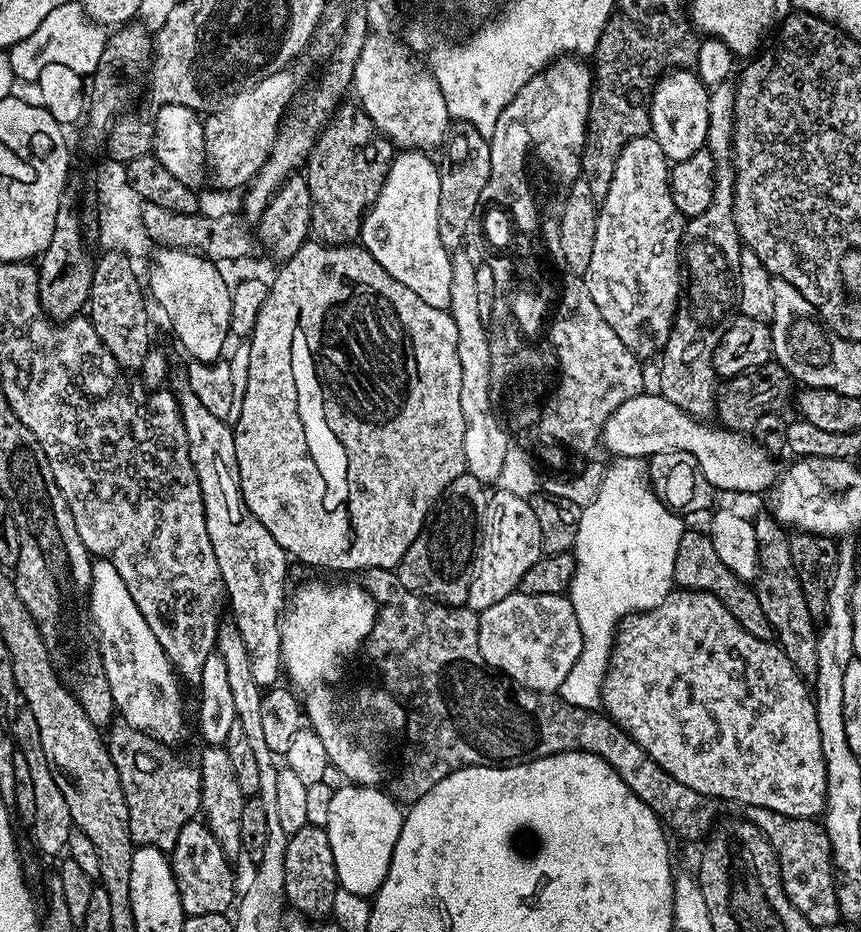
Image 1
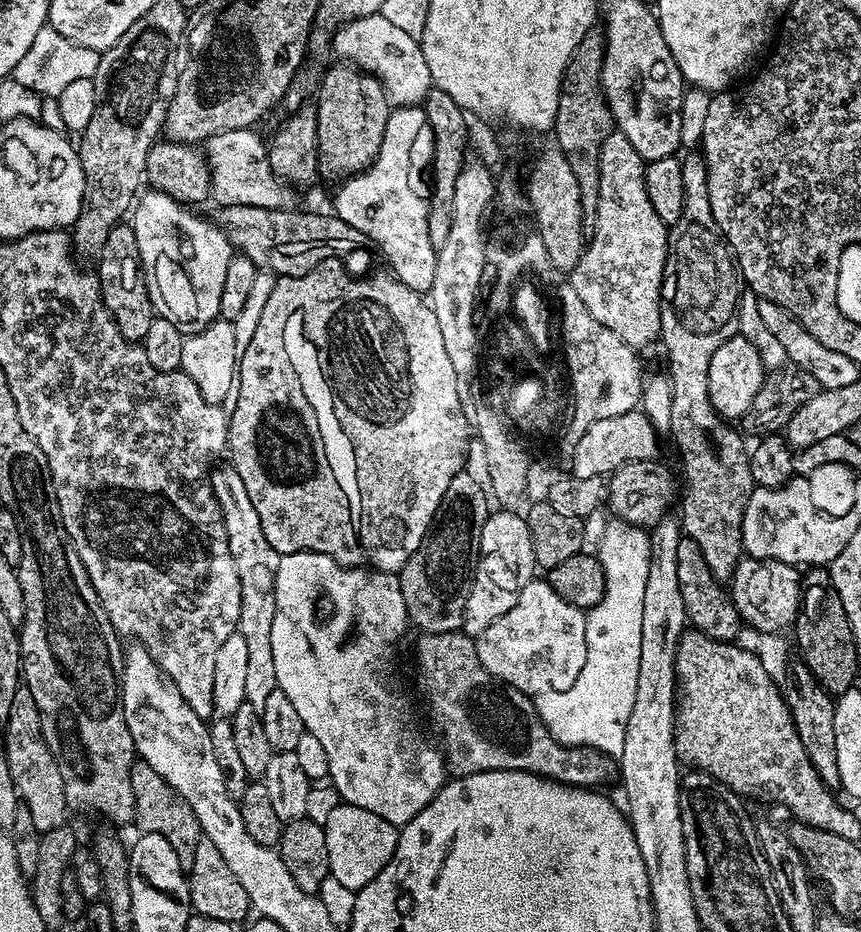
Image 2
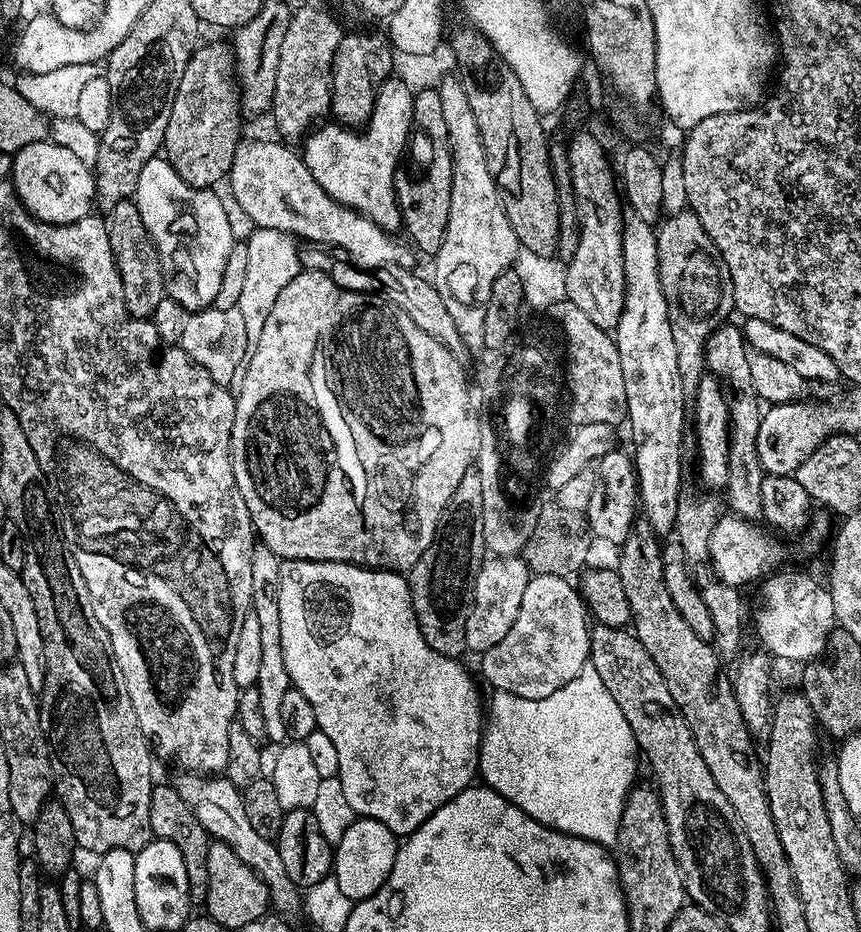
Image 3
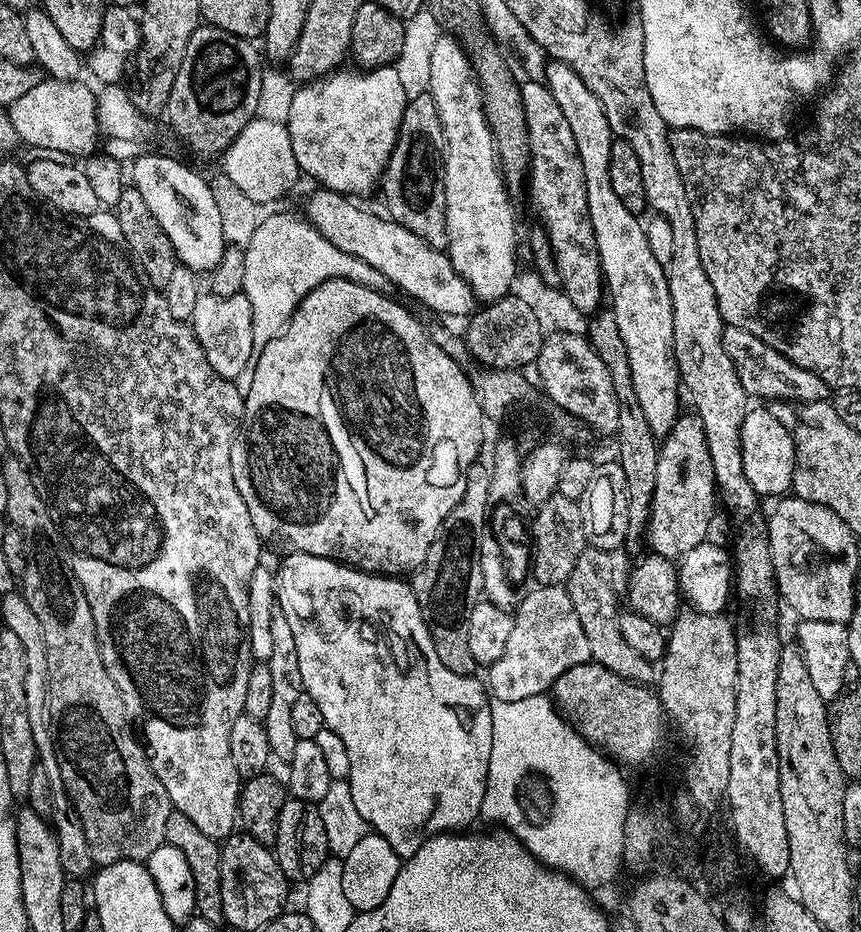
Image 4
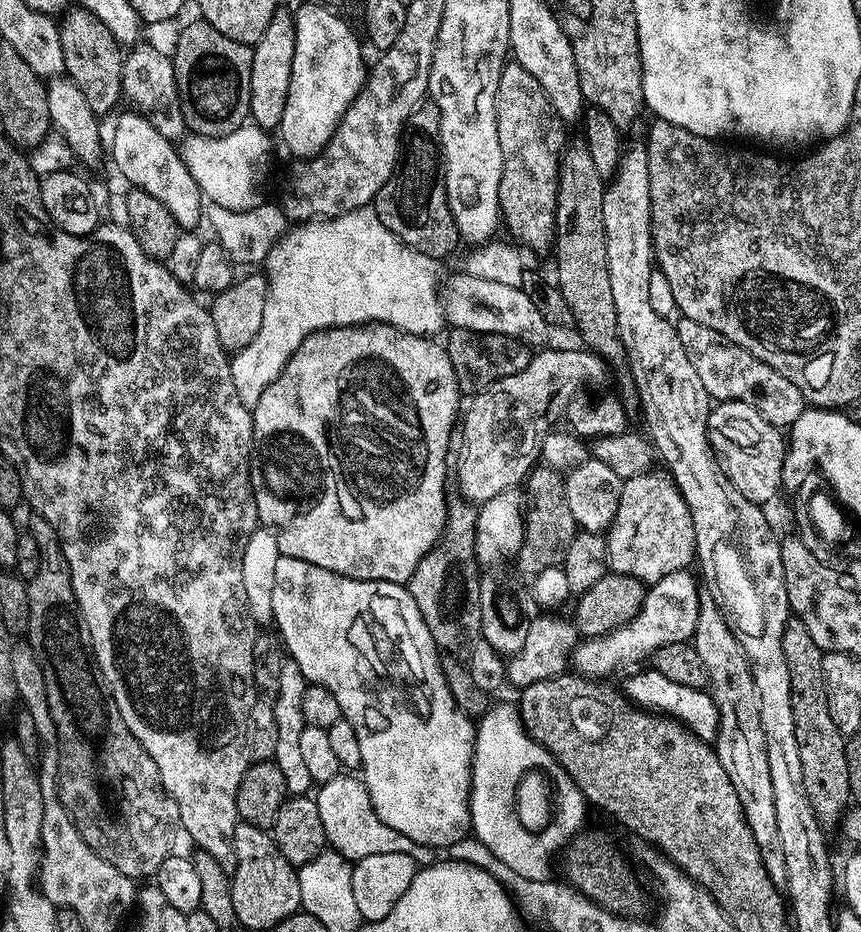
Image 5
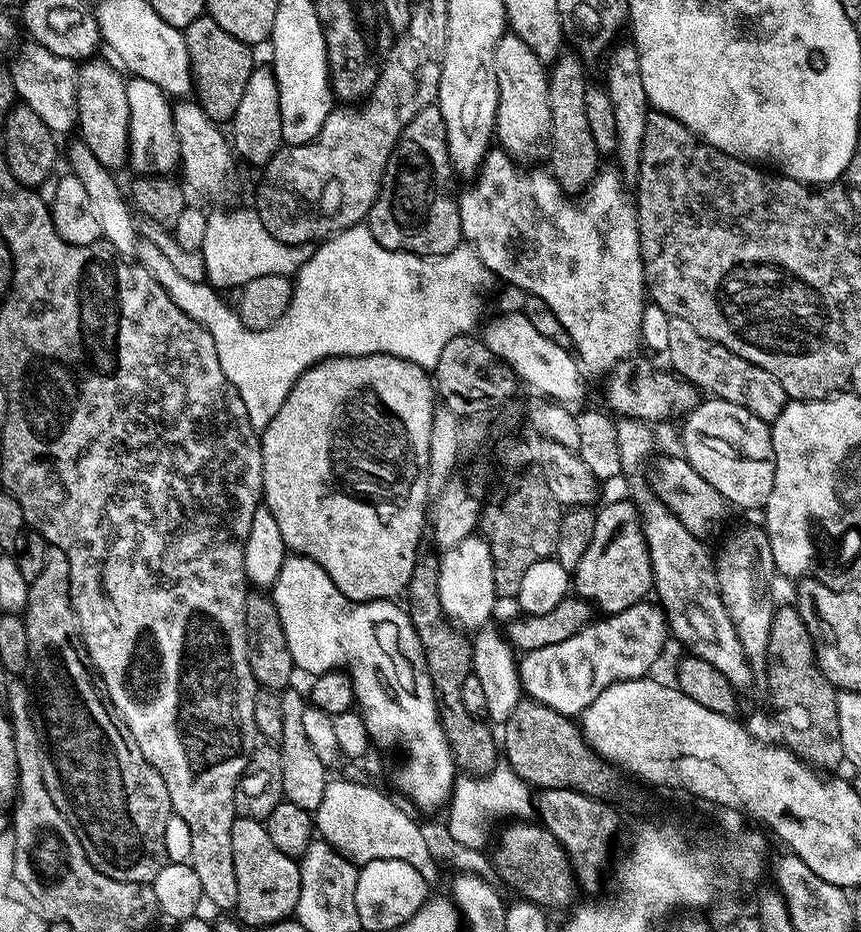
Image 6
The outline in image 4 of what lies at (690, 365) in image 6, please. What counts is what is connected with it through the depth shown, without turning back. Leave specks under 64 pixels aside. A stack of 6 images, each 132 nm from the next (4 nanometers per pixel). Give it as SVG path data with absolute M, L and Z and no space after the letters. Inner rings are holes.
M725 327L723 348L734 362L739 381L742 382L743 390L750 398L768 398L767 400L775 401L796 399L805 403L826 400L829 397L828 384L818 378L816 372L808 371L796 363L790 362L781 352L776 352L758 338L754 338L754 334L750 334L750 330Z

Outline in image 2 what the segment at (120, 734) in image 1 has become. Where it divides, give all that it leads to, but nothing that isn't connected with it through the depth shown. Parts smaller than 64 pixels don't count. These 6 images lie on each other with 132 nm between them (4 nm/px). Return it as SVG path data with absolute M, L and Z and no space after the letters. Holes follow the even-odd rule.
M139 754L132 758L130 790L134 790L131 827L135 831L137 828L141 837L153 836L170 842L170 846L174 846L174 854L178 854L178 862L186 870L194 858L194 842L198 842L198 834L202 831L190 798L186 798L186 794L182 794L182 790L178 790L178 786L174 786L174 782L170 782L166 774L162 774L162 770L150 762L150 758Z

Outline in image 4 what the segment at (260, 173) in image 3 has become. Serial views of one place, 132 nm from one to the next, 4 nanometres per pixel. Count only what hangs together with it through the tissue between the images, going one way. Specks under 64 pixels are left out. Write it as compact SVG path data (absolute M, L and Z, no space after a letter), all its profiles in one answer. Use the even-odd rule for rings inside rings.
M316 191L320 192L314 193L308 200L306 219L320 231L322 238L367 264L373 273L381 272L390 283L397 284L406 295L413 296L418 303L425 304L434 312L467 317L473 311L472 288L460 277L458 270L454 270L447 251L430 246L394 219L363 212L356 205L359 203L339 192Z

